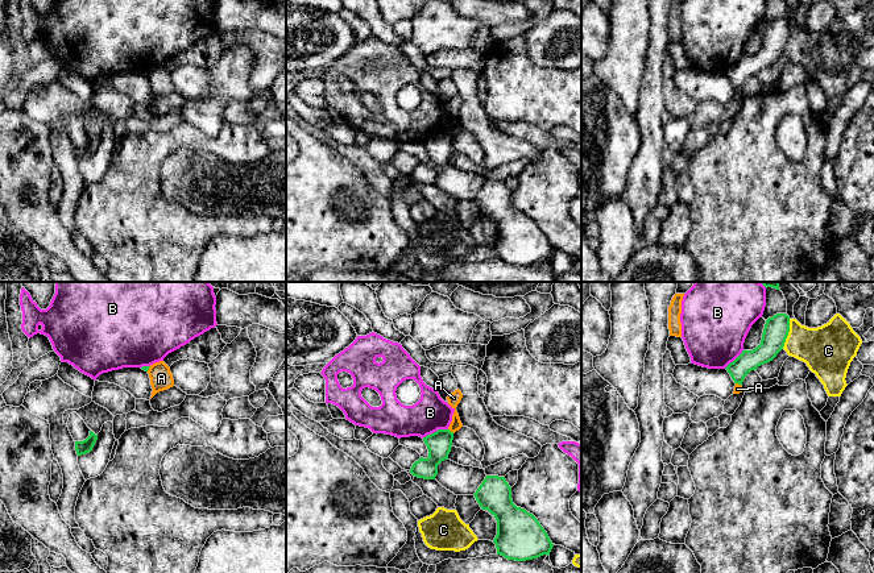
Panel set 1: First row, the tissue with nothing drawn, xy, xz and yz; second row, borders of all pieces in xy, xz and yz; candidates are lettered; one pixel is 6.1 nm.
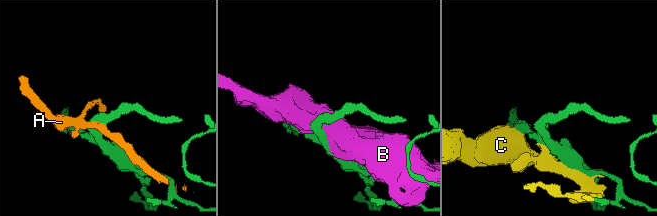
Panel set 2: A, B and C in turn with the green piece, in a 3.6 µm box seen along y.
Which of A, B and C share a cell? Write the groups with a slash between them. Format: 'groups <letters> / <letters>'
groups A / B / C

